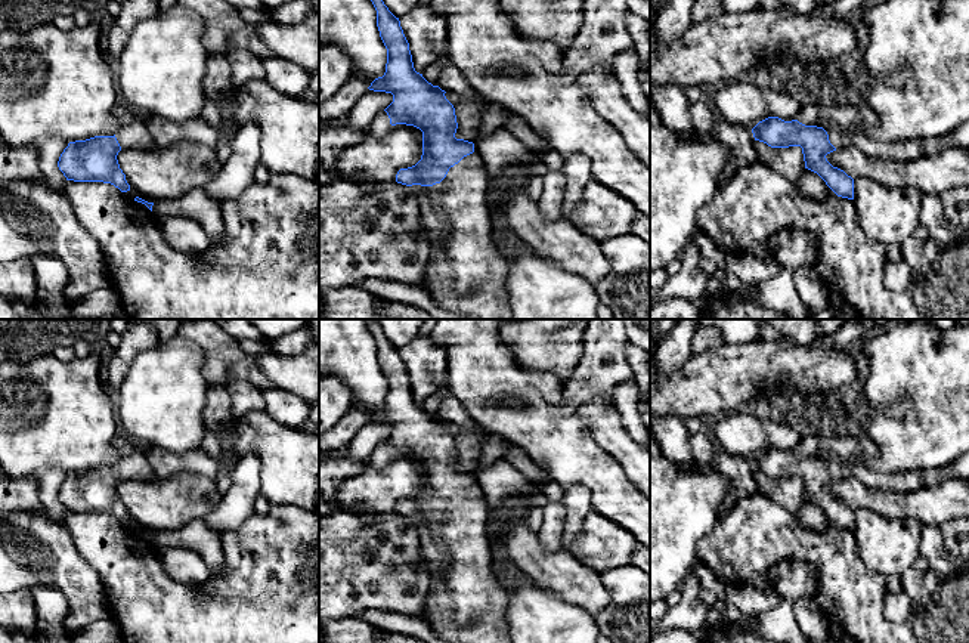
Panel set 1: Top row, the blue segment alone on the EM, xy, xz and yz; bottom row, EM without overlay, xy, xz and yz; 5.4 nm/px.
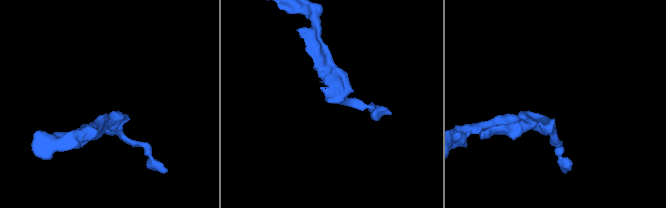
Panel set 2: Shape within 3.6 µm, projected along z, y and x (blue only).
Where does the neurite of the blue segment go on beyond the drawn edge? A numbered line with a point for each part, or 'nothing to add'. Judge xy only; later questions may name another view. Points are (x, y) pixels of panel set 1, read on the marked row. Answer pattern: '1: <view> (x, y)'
1: xy (132, 133)

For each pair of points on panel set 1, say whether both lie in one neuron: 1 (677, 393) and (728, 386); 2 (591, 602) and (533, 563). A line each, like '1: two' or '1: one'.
1: one
2: one

